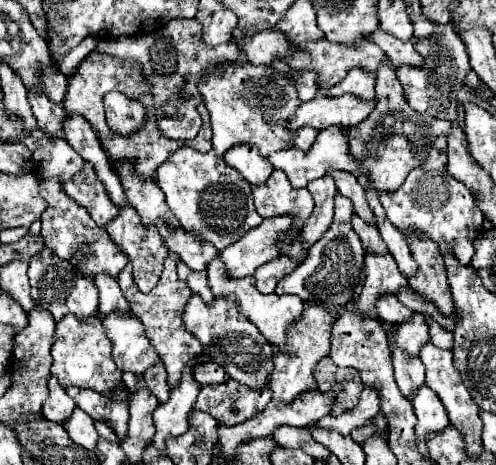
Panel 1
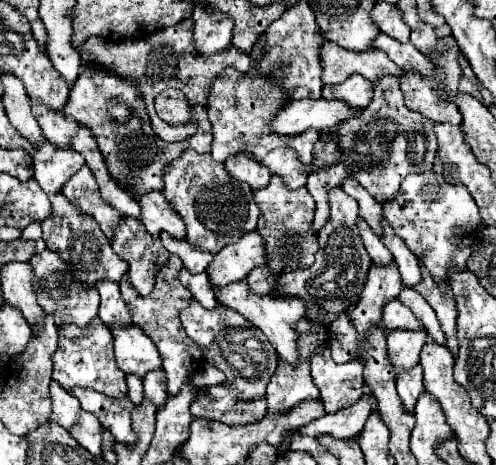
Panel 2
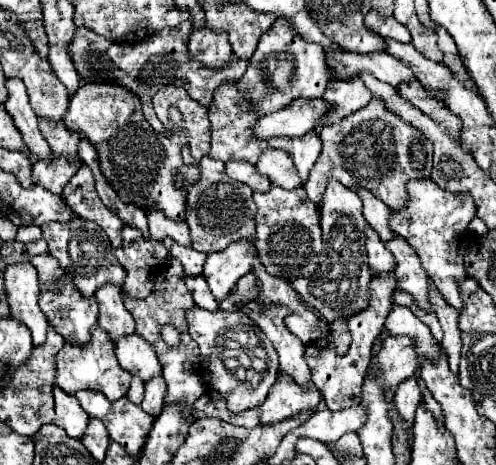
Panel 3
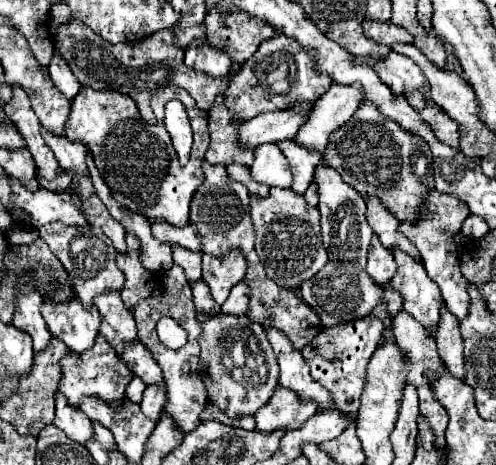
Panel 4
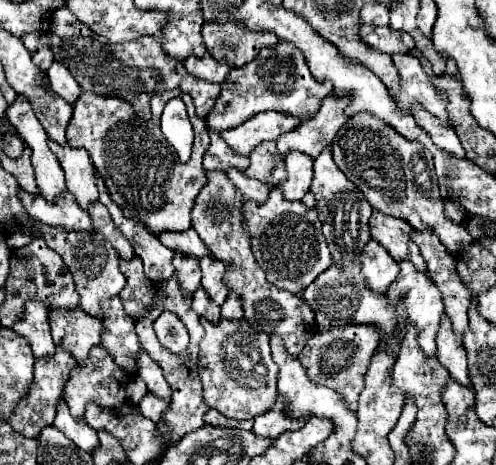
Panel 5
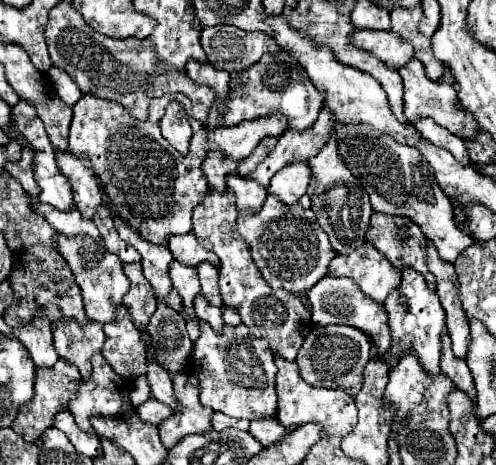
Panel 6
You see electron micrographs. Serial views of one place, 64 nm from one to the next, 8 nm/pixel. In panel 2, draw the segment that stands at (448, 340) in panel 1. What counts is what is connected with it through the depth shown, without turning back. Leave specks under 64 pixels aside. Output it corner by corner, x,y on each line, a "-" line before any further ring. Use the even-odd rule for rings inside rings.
404,288
400,294
400,300
416,314
416,318
424,324
428,336
436,342
436,344
444,344
444,332
440,328
440,322
436,318
436,312
430,308
430,304
416,292
410,288

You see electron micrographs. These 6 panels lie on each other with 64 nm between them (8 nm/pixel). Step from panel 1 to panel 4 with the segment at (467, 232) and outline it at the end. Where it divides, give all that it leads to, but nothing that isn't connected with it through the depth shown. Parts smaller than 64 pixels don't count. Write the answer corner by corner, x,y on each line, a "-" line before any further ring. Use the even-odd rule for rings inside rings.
432,188
428,192
428,200
424,202
424,208
428,208
428,216
424,216
424,220
420,220
420,224
404,224
402,222
400,232
408,240
412,240
412,244
418,248
422,264
426,266
428,276
438,284
448,310
458,320
462,320
468,314
468,300
470,300
468,298
468,290
466,290
468,280
464,280
464,276
460,272
460,252
462,252
462,246
456,244
456,242
452,242
450,234
452,232
460,232
462,222
470,216
468,206
462,200
456,200
454,196
442,194
442,192
438,192
438,190

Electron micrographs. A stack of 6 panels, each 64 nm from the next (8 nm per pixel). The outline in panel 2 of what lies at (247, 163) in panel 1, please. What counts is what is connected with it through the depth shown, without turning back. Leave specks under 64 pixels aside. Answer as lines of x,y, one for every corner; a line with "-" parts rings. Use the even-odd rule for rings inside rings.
236,154
230,156
226,162
226,168
230,172
230,176
234,176
236,180
246,182
252,190
260,190
268,184
272,172
268,172
268,168
264,168
260,164
260,160
256,160
250,154

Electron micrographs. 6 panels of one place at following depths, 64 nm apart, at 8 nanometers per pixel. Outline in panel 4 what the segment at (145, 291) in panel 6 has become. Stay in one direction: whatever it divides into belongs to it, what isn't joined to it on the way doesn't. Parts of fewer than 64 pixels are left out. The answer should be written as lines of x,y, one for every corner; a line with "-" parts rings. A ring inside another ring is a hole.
126,232
126,254
116,254
118,266
126,274
126,284
122,288
122,300
128,308
138,304
140,300
148,298
152,294
157,276
150,272
144,272
144,266
140,264
140,240
136,240
130,232

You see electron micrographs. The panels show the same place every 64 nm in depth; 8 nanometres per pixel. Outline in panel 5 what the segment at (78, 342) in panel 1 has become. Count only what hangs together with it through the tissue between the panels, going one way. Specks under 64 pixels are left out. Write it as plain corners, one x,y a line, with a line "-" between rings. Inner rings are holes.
98,344
96,348
92,348
92,352
88,354
88,360
84,364
76,364
76,368
72,370
70,382
64,386
64,400
70,408
70,414
74,418
84,418
84,408
88,402
96,402
102,408
114,408
120,406
126,400
126,390
124,386
130,382
128,372
120,370
116,366
116,362
104,352
104,346

